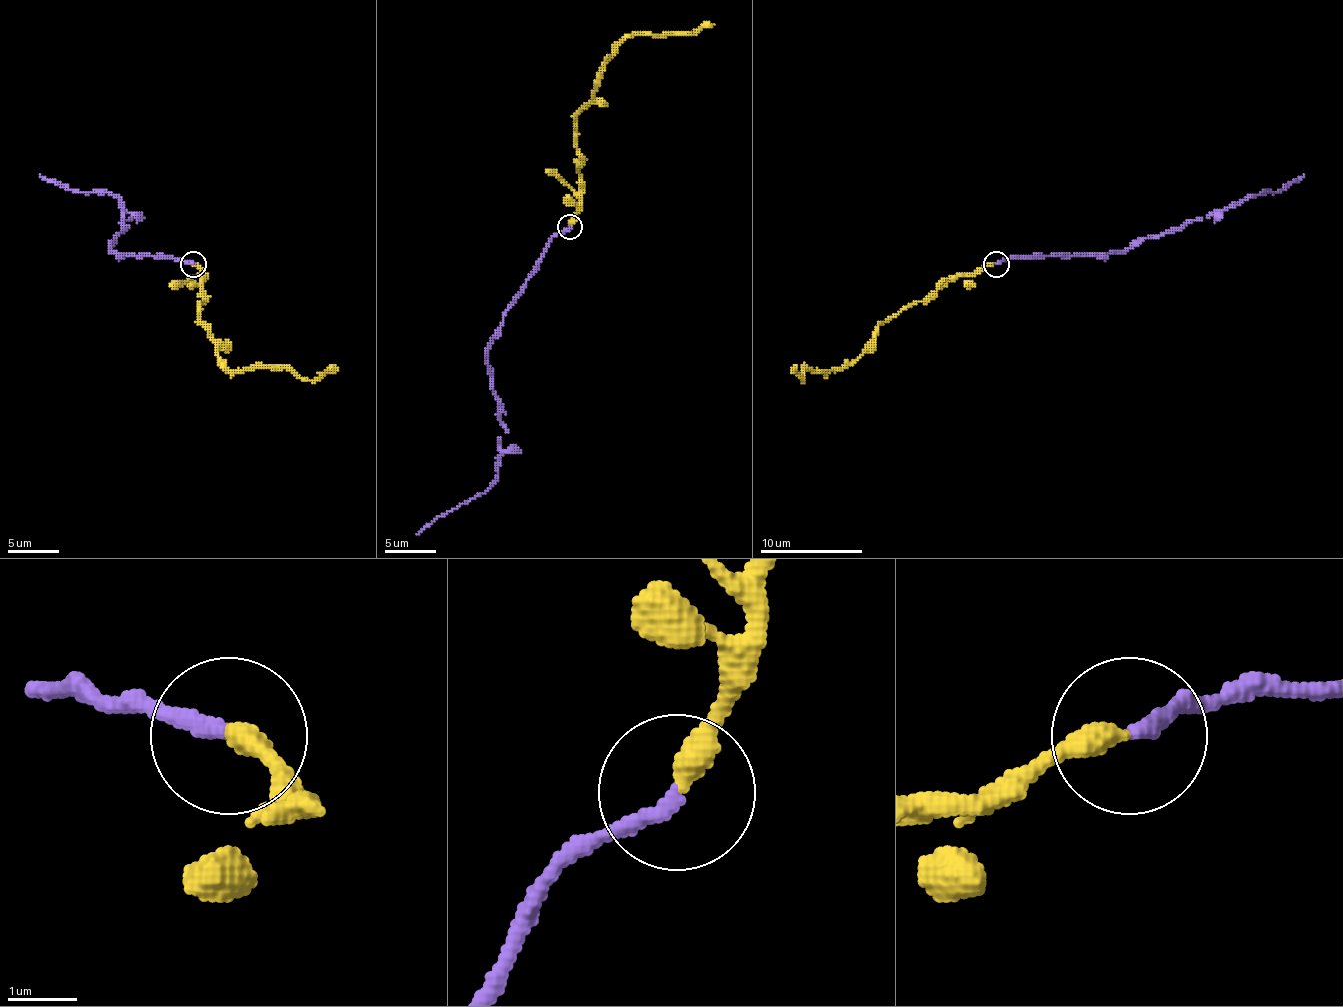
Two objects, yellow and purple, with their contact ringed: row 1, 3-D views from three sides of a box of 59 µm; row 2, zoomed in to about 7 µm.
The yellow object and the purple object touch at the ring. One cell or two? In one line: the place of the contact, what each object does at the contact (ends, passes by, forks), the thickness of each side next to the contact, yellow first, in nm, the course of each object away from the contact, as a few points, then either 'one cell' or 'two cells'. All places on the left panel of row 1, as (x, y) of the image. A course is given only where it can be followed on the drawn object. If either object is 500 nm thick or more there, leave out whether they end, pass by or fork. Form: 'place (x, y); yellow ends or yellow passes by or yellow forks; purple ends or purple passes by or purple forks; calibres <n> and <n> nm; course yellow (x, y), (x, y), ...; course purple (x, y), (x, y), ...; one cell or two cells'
place (193, 264); yellow ends; purple ends; calibres 340 and 240 nm; course yellow (192, 263), (203, 273), (200, 319), (228, 370), (292, 368), (302, 378), (317, 380), (338, 368); course purple (192, 263), (111, 250), (121, 225), (129, 220), (121, 202), (106, 192), (65, 189), (40, 174); one cell

